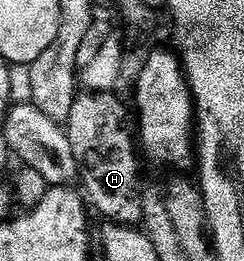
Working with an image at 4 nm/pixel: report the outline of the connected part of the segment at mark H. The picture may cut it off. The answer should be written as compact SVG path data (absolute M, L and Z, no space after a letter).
M77 93L74 108L66 123L70 148L74 148L74 160L78 167L79 177L84 178L83 193L102 217L117 226L139 227L144 221L142 200L144 192L140 182L140 162L136 159L138 146L134 134L124 127L128 114L115 93L94 94Z

